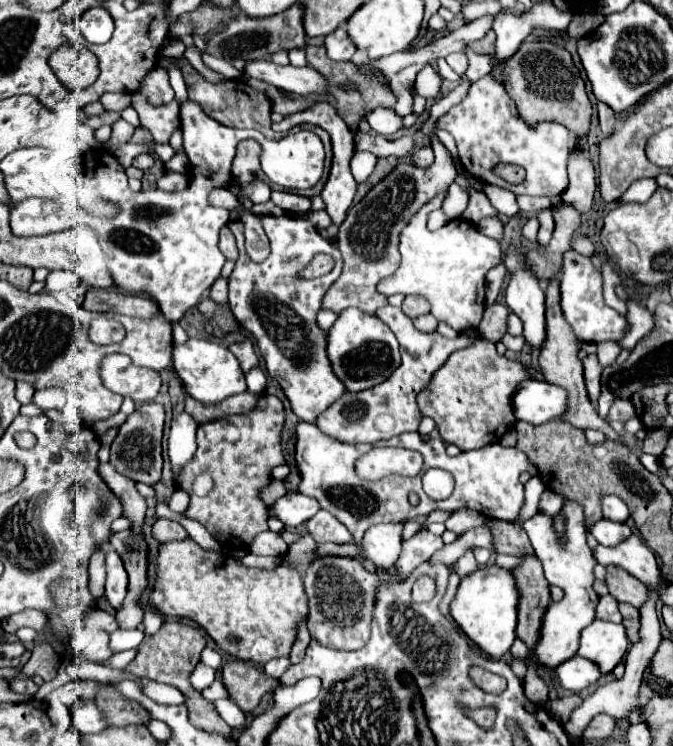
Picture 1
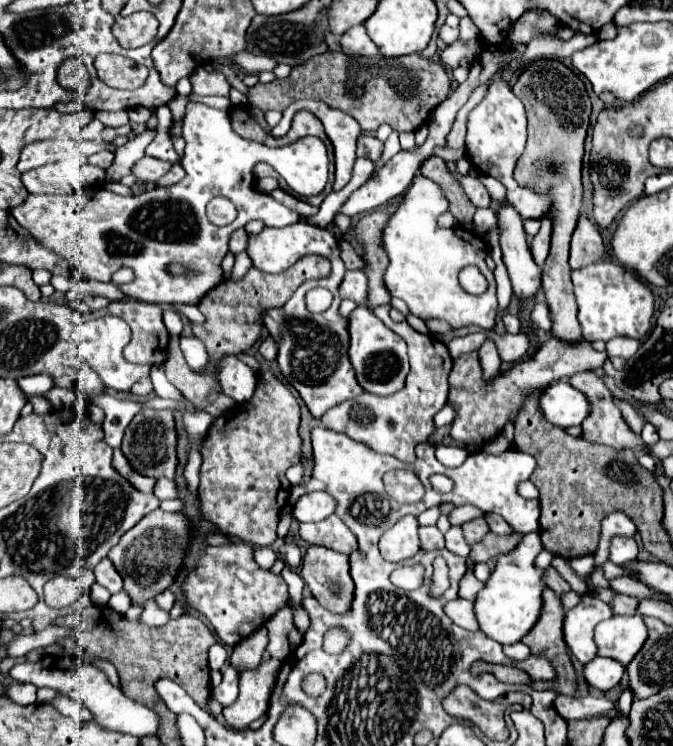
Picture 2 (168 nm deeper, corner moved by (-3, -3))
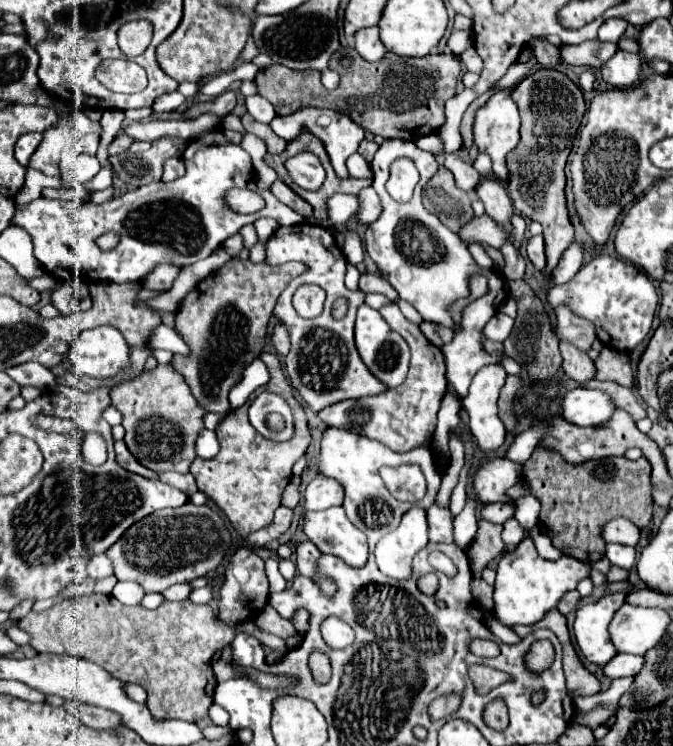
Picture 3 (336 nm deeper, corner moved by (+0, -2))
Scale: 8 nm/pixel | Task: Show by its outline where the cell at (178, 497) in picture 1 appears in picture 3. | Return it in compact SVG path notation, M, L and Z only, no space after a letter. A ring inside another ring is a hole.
M205 429L205 433L199 435L199 441L197 441L197 455L203 459L212 459L217 455L219 449L220 445L215 431Z

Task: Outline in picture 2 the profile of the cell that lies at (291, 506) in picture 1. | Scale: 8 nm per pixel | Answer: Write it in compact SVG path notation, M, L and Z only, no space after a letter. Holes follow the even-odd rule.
M310 492L298 498L296 506L292 508L292 516L298 522L320 522L334 512L334 498L326 492Z

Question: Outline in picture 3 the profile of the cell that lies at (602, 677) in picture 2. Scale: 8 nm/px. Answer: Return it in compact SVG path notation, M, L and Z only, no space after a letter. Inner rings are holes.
M619 653L611 663L607 663L607 667L603 667L603 671L609 679L617 679L617 677L627 677L627 675L637 675L643 669L643 665L645 665L643 655Z

